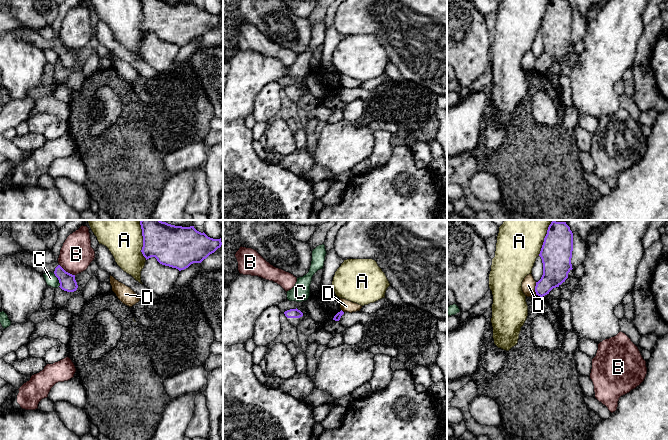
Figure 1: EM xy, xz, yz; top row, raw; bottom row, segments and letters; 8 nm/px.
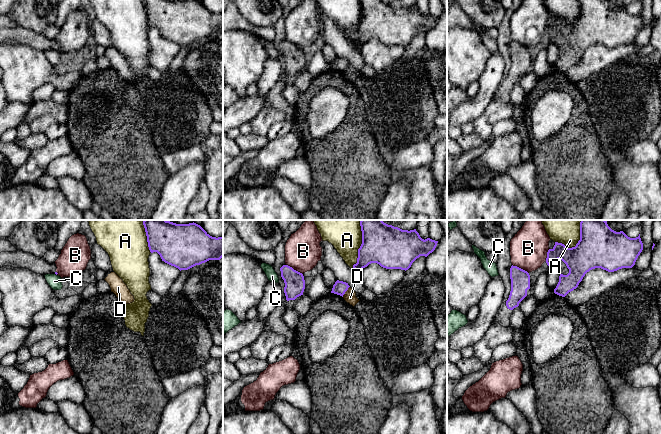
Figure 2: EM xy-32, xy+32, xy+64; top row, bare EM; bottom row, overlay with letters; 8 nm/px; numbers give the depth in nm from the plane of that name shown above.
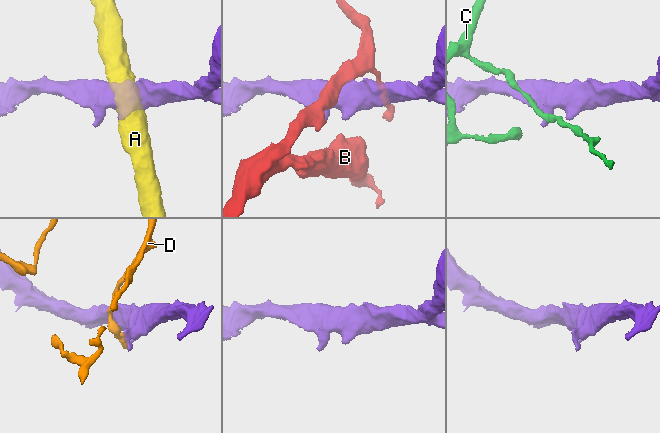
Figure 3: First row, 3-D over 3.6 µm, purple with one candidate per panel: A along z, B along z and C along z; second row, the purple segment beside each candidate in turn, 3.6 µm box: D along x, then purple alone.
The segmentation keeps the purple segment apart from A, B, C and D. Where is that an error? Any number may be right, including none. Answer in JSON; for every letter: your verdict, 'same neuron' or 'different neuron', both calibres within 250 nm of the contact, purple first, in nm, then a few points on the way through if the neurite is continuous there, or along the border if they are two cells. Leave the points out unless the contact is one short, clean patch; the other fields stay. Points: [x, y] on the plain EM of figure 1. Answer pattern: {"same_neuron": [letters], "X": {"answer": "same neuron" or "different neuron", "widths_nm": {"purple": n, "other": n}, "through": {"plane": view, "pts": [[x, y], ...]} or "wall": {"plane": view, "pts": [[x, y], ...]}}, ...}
{"same_neuron": [], "A": {"answer": "different neuron", "widths_nm": {"purple": 320, "other": 280}}, "B": {"answer": "different neuron", "widths_nm": {"purple": 130, "other": 260}}, "C": {"answer": "different neuron", "widths_nm": {"purple": 130, "other": 90}}, "D": {"answer": "different neuron", "widths_nm": {"purple": 220, "other": 110}, "wall": {"plane": "yz", "pts": [[536, 58], [535, 70]]}}}

